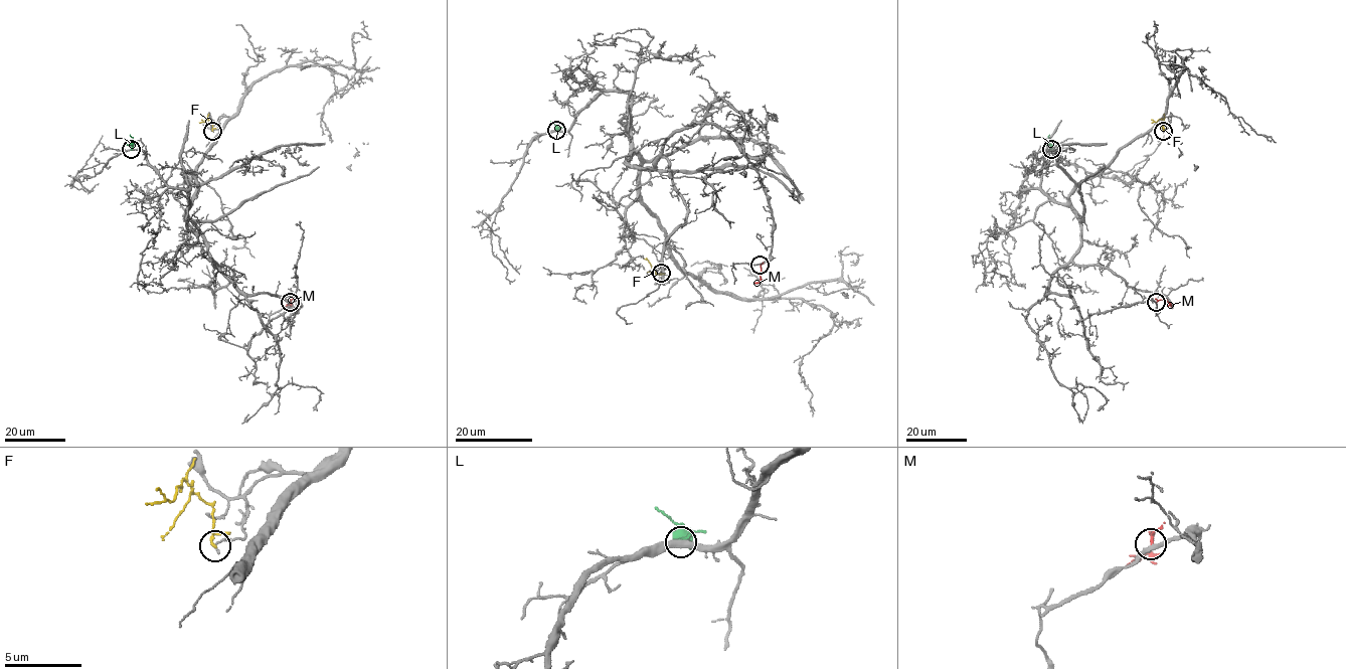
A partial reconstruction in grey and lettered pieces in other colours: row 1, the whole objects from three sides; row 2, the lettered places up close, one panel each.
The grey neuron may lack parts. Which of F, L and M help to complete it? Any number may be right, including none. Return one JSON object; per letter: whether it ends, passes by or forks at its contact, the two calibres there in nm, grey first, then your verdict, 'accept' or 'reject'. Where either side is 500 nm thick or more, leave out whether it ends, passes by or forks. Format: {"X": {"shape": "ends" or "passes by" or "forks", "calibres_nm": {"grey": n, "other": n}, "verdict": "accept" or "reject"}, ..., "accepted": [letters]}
{"F": {"shape": "passes by", "calibres_nm": {"grey": 90, "other": 120}, "verdict": "reject"}, "L": {"shape": "ends", "calibres_nm": {"grey": 360, "other": 260}, "verdict": "reject"}, "M": {"shape": "passes by", "calibres_nm": {"grey": 240, "other": 120}, "verdict": "accept"}, "accepted": ["M"]}

